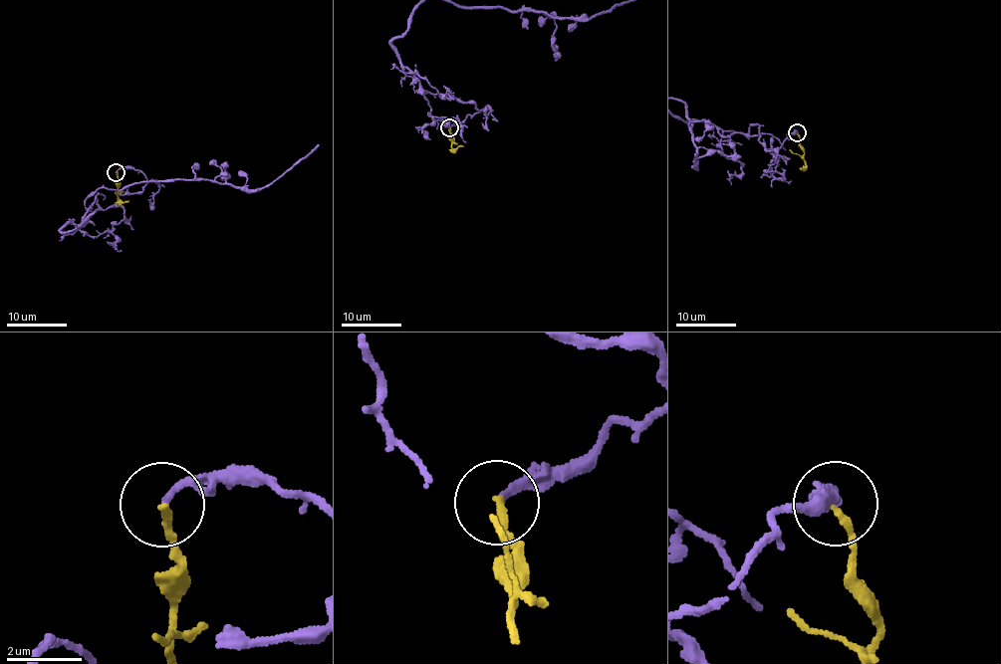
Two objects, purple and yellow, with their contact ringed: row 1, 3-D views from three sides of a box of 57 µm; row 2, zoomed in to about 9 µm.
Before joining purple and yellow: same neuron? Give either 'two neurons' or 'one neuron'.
two neurons

